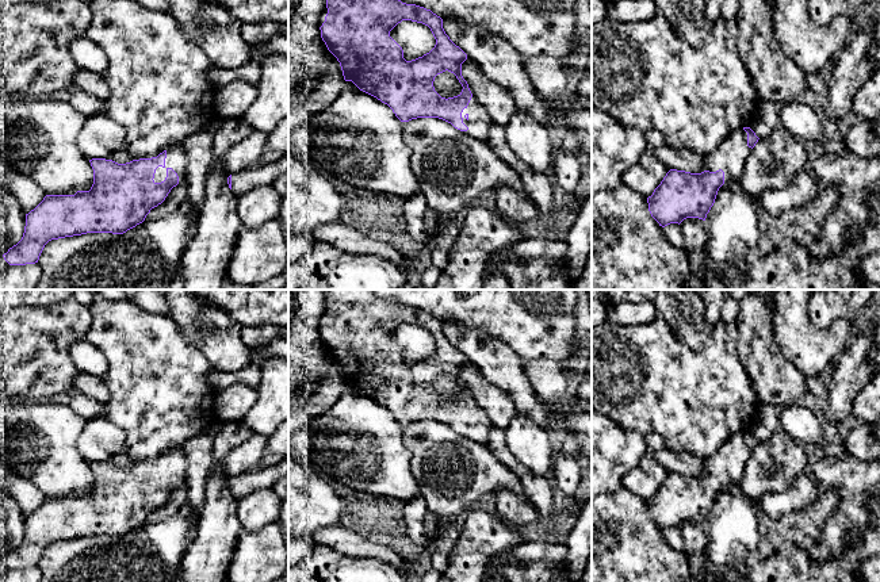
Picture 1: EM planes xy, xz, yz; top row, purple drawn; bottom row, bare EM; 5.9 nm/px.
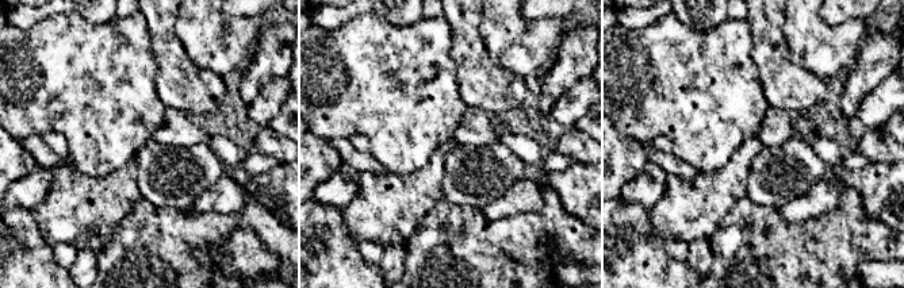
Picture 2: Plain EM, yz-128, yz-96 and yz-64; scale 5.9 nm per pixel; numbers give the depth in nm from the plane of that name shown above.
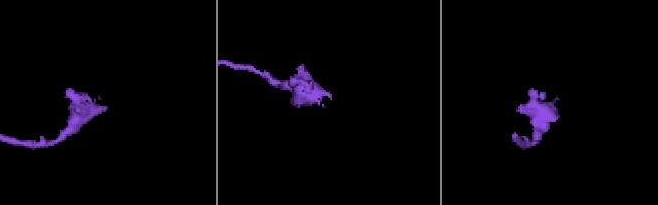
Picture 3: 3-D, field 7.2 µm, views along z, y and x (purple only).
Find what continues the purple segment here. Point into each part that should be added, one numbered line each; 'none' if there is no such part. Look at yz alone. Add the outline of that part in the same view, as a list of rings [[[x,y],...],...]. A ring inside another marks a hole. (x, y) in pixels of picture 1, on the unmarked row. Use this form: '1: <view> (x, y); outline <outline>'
1: yz (731, 456); outline [[[736,432],[719,447],[715,455],[704,460],[704,474],[716,475],[722,472],[724,487],[738,485],[750,455],[747,436],[743,432]]]

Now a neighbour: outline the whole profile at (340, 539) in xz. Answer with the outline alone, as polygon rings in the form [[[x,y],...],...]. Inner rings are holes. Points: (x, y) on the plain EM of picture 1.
[[[344,527],[321,529],[313,536],[311,544],[328,545],[347,556],[375,559],[390,566],[402,566],[406,562],[389,545],[367,540]]]

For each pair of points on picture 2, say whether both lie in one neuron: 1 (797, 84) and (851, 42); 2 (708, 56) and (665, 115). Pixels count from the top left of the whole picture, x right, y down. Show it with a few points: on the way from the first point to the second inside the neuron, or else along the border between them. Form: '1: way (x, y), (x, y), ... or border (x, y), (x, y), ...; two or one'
1: border (789, 50), (797, 64), (826, 81); two
2: way (694, 70), (665, 100); one

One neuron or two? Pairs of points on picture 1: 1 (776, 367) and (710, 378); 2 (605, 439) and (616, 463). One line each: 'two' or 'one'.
1: two
2: one

